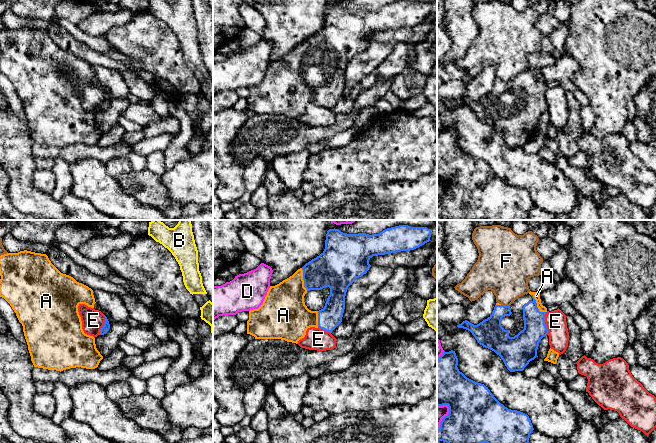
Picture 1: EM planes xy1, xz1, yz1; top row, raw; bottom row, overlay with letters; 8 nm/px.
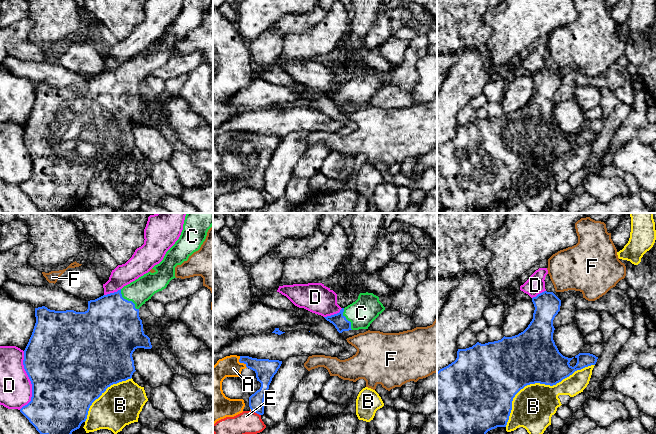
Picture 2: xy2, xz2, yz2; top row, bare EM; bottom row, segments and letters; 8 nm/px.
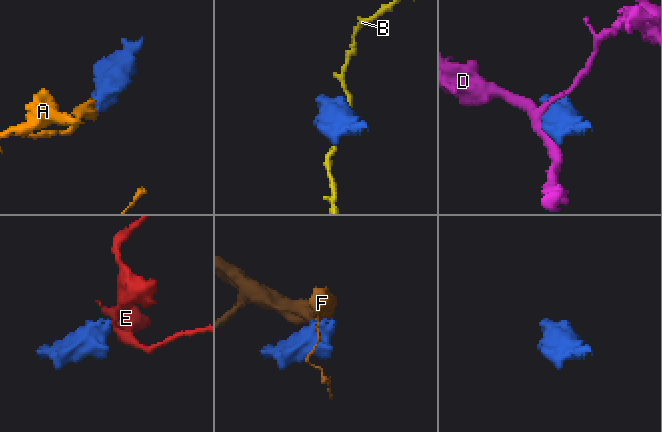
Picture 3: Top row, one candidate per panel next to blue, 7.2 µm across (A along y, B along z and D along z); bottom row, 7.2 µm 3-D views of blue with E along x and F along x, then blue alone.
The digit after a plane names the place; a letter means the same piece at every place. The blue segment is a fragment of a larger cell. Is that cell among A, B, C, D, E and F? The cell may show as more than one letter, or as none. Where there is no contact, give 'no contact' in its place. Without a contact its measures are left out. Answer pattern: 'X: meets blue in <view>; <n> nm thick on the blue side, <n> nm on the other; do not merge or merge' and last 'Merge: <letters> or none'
A: meets blue in yz1; 180 nm thick on the blue side, 60 nm on the other; merge
B: meets blue in yz2; 420 nm thick on the blue side, 340 nm on the other; do not merge
C: meets blue in xy2; 480 nm thick on the blue side, 190 nm on the other; merge
D: meets blue in xy2; 500 nm thick on the blue side, 260 nm on the other; do not merge
E: meets blue in yz1; 220 nm thick on the blue side, 170 nm on the other; do not merge
F: meets blue in yz1; 220 nm thick on the blue side, 340 nm on the other; do not merge
Merge: A, C

